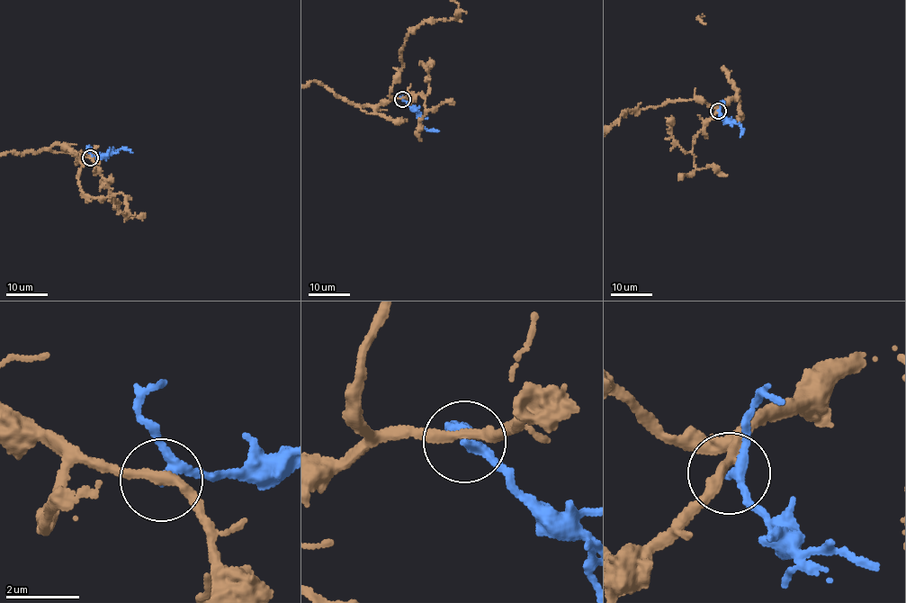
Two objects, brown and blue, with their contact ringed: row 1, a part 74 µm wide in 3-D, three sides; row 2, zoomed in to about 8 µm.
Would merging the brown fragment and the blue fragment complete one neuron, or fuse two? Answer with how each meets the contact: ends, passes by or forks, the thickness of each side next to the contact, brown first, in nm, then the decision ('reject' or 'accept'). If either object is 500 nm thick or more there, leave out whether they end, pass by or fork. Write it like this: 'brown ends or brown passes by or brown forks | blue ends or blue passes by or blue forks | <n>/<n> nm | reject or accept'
brown passes by | blue passes by | 280/200 nm | reject

